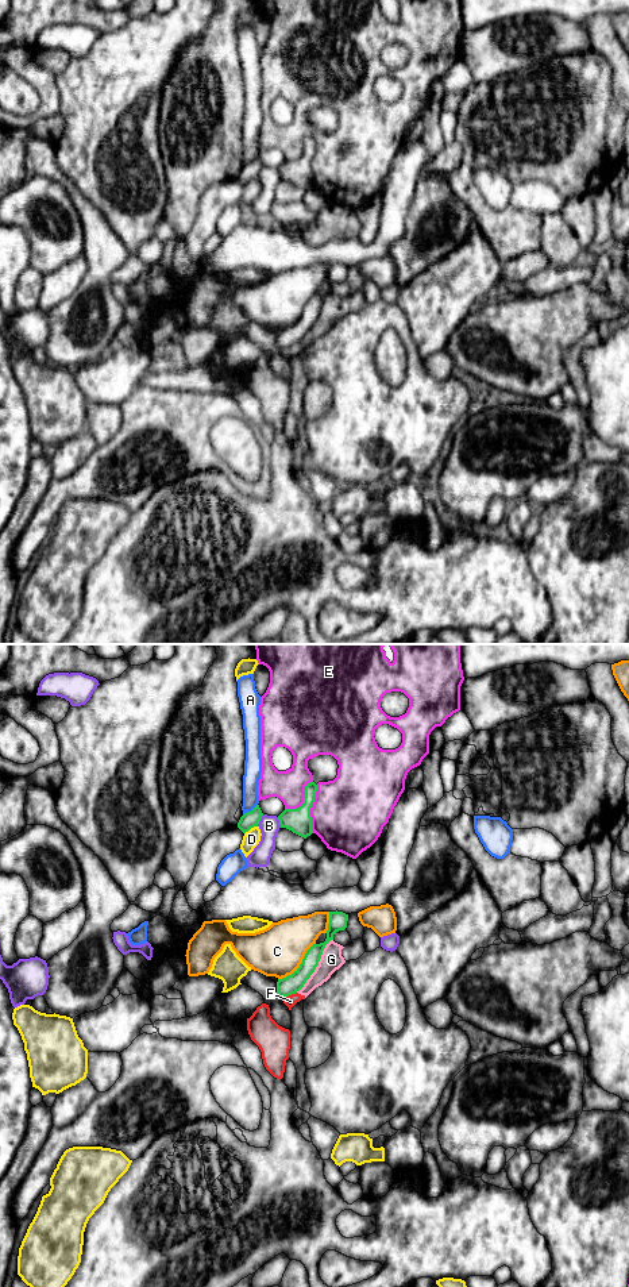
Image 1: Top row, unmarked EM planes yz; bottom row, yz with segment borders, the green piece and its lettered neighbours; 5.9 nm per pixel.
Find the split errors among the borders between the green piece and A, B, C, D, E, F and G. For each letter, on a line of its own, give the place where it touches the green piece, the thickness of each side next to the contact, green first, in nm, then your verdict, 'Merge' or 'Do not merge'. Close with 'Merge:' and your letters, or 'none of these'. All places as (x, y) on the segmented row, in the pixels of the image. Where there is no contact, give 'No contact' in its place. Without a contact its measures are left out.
A: Touches green at yz (251, 810). Thickness 100 nm (green) against 110 nm. Do not merge
B: Touches green at yz (259, 820). Thickness 100 nm (green) against 120 nm. Do not merge
C: Touches green at yz (300, 964). Thickness 110 nm (green) against 300 nm. Do not merge
D: Touches green at yz (250, 828). Thickness 100 nm (green) against 100 nm. Do not merge
E: Touches green at yz (309, 809). Thickness 150 nm (green) against 440 nm. Do not merge
F: Touches green at yz (289, 994). Thickness 110 nm (green) against 70 nm. Do not merge
G: Touches green at yz (317, 964). Thickness 110 nm (green) against 130 nm. Do not merge
Merge: none of these

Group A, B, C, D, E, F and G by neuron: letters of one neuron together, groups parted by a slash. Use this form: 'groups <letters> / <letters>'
groups A / B / C / D / E / F G

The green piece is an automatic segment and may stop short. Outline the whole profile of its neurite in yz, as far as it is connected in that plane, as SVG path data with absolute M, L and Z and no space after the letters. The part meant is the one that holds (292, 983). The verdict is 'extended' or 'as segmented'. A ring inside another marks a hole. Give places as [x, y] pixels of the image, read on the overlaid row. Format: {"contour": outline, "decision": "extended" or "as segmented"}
{"contour": "M329 912L329 924L327 930L327 939L324 943L313 944L305 953L300 967L286 978L278 979L277 994L282 998L289 997L300 991L310 975L314 972L321 959L325 945L333 940L333 935L347 928L348 914L343 912Z", "decision": "as segmented"}

